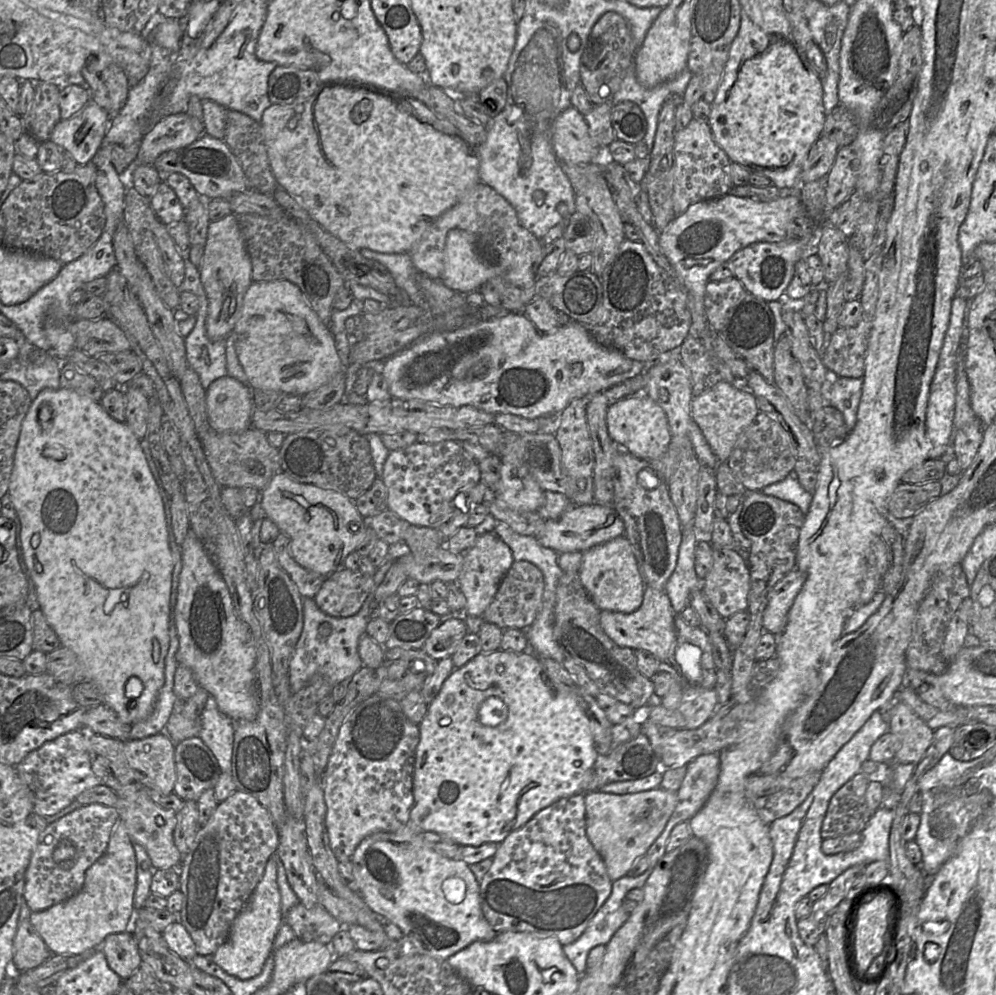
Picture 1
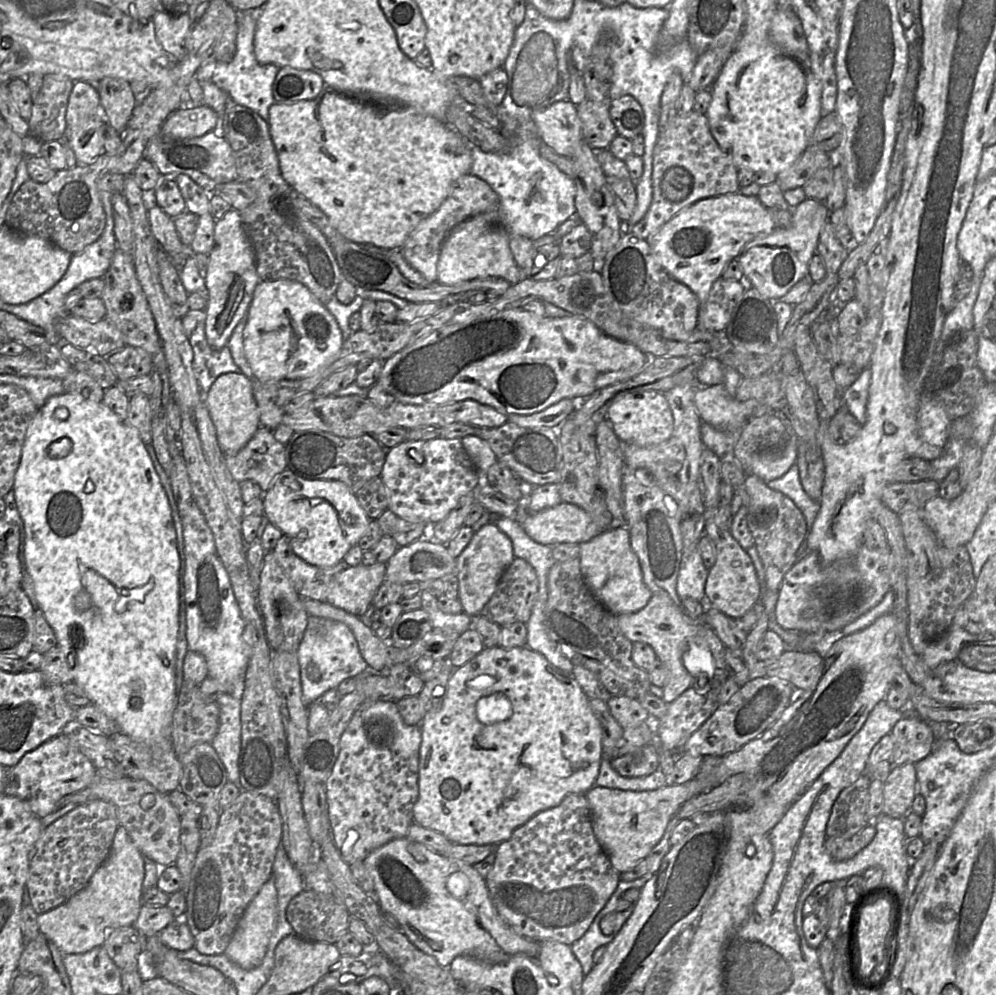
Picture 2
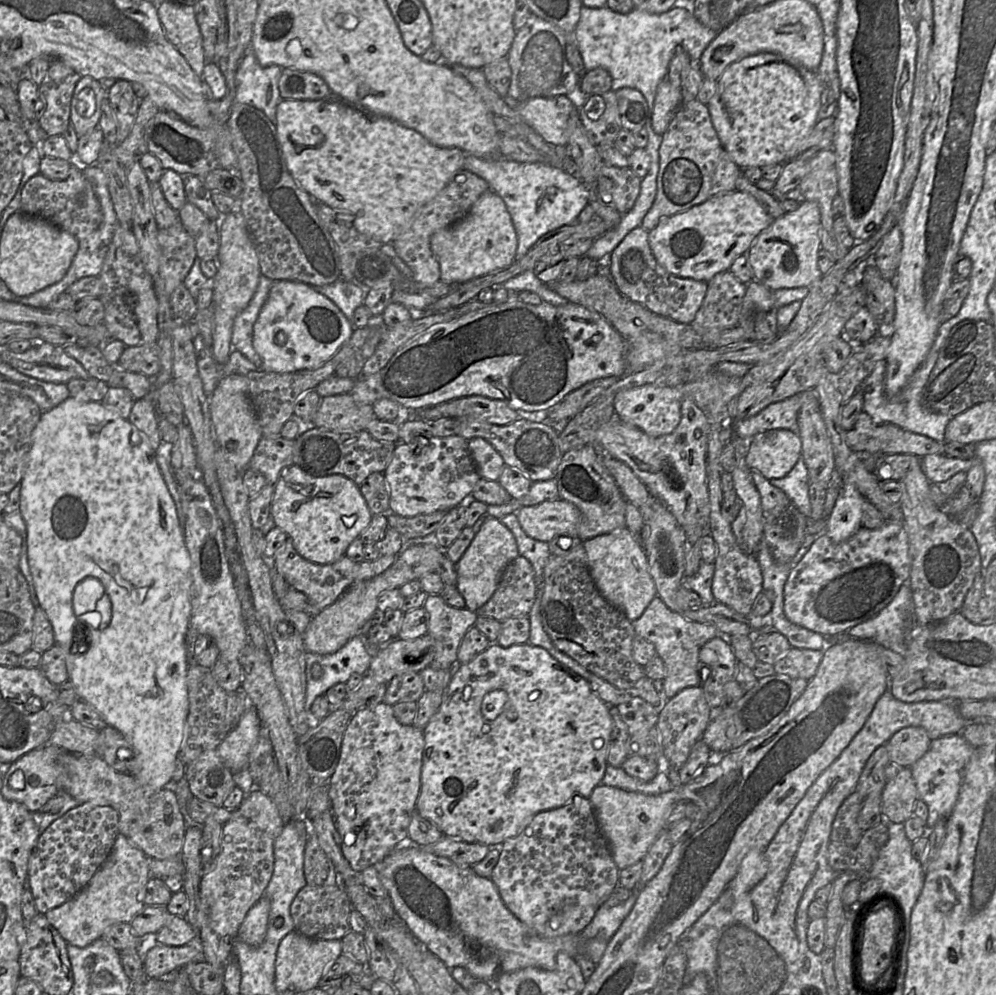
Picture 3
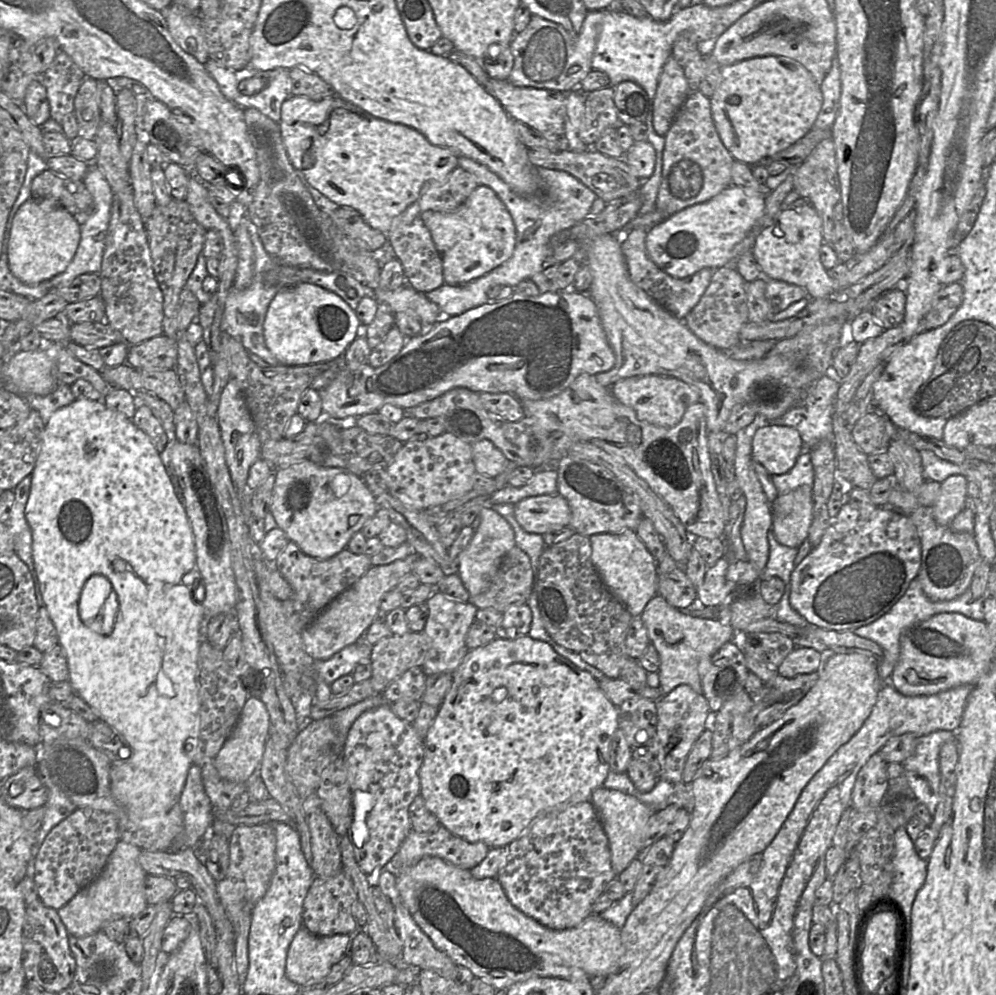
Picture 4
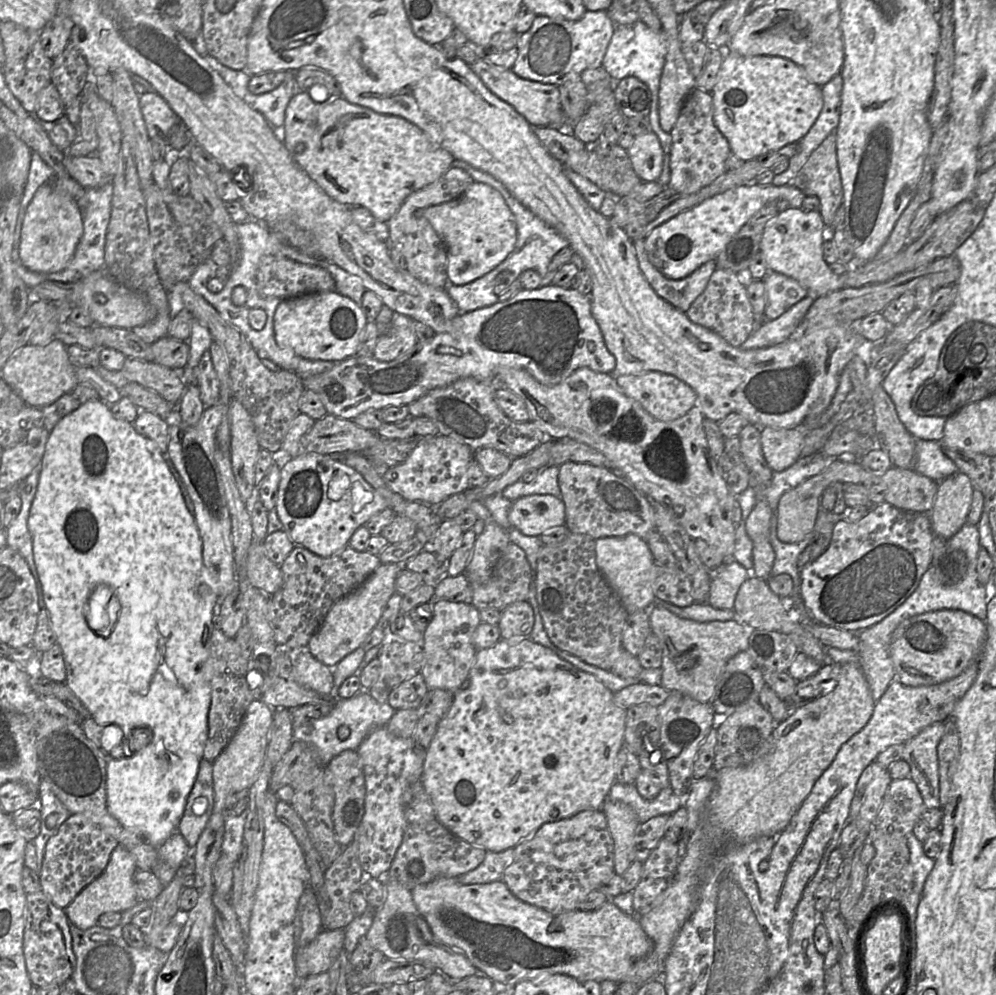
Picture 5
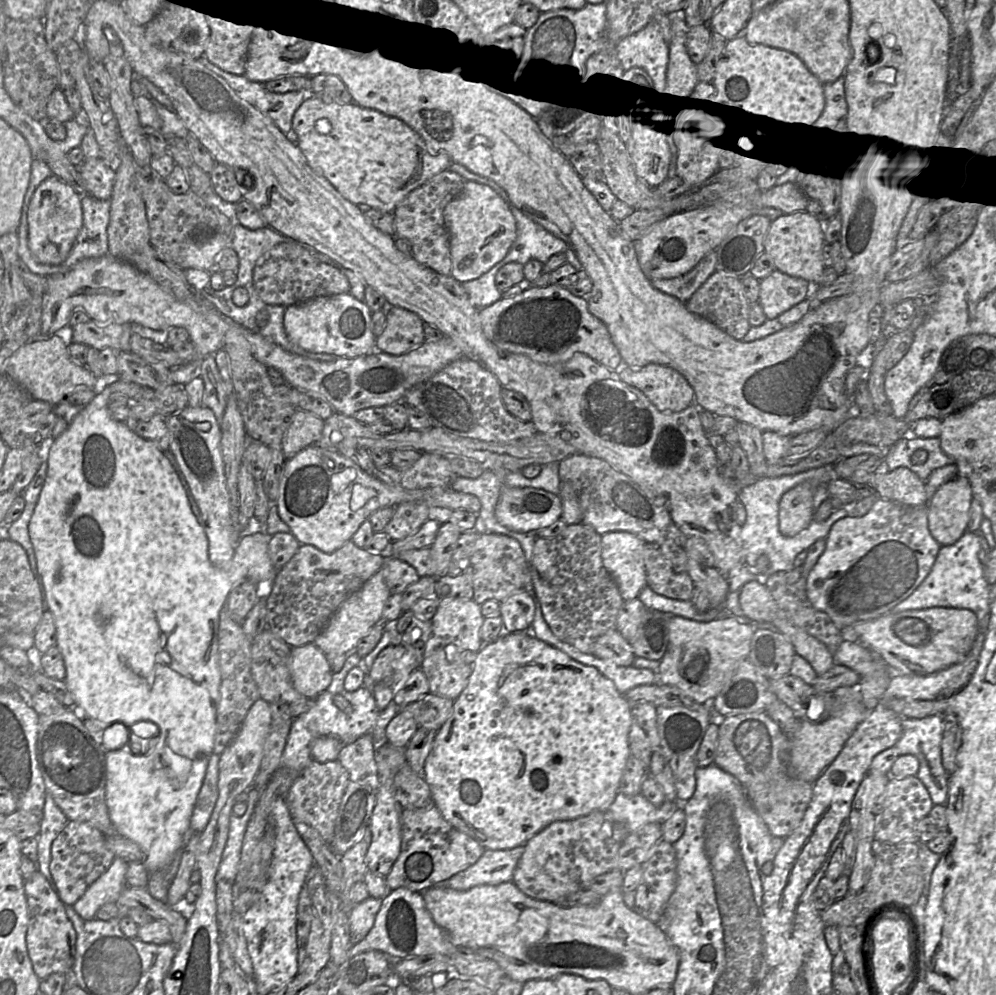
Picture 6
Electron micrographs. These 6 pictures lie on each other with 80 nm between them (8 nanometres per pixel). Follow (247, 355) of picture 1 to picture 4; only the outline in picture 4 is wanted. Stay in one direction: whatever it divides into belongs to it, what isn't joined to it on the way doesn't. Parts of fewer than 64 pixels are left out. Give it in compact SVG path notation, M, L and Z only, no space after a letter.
M309 283L281 288L270 302L263 323L265 344L284 366L331 362L342 357L361 327L355 310L338 295Z

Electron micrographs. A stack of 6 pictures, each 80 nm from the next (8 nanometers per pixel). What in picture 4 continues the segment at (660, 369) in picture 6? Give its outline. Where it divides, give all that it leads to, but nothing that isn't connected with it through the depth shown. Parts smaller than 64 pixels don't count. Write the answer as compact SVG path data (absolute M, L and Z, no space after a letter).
M669 376L627 377L615 382L611 392L622 404L633 409L639 420L665 428L676 426L681 421L686 408L700 402L700 394L695 388Z

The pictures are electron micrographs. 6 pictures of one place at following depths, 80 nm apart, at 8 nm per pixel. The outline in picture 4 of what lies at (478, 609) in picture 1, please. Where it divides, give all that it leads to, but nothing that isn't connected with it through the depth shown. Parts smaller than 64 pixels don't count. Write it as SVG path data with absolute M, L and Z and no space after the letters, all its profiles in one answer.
M483 506L479 517L481 522L467 548L460 556L456 572L470 597L478 595L490 586L502 558L515 546L514 533L507 521L490 506Z

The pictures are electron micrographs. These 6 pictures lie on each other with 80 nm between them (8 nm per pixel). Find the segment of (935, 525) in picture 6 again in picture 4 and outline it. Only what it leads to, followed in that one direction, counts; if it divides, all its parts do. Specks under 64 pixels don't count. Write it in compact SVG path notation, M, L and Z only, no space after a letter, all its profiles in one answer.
M961 475L949 476L941 483L940 495L932 507L935 521L950 527L953 519L965 508L968 480Z

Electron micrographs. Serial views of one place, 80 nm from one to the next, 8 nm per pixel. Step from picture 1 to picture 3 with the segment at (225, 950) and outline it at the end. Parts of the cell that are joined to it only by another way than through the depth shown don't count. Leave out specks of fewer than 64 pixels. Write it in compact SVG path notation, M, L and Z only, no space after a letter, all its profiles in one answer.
M262 896L248 911L239 927L237 938L249 945L259 946L264 941L270 912L270 901Z

